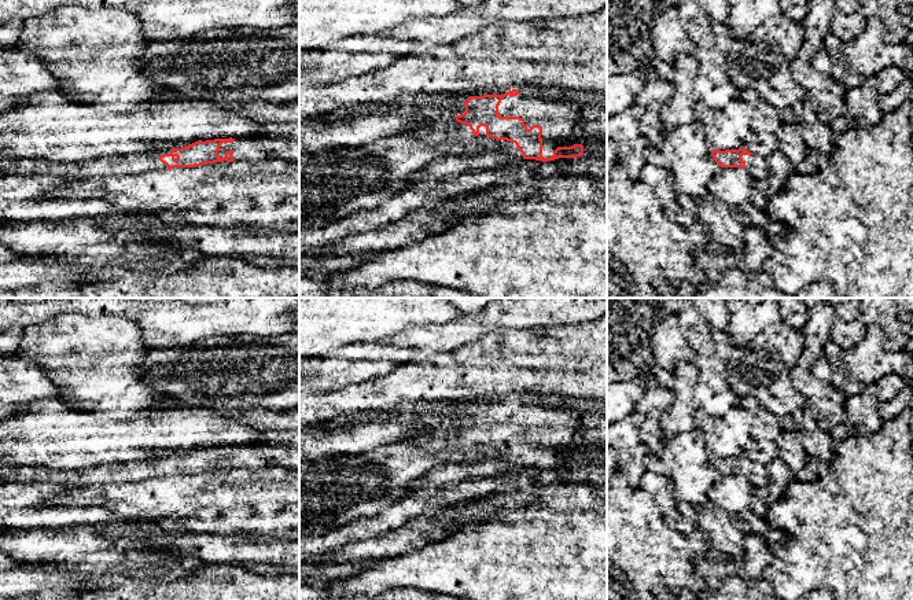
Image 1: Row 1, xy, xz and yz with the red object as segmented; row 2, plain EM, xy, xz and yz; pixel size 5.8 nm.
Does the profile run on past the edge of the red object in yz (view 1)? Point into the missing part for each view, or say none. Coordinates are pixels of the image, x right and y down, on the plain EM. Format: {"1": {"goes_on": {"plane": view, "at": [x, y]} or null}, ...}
{"1": {"goes_on": {"plane": "yz", "at": [757, 474]}}}

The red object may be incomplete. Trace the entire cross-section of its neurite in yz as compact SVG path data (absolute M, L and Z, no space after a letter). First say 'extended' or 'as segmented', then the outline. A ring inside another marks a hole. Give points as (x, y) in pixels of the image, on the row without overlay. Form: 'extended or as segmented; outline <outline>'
extended; outline M744 454L725 459L713 457L711 464L721 475L746 475L755 489L763 489L770 482L767 467L754 463Z

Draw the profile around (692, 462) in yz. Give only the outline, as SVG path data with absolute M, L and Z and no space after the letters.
M700 430L689 432L664 432L662 446L649 449L664 461L666 476L670 479L678 501L707 504L707 490L722 475L711 464Z

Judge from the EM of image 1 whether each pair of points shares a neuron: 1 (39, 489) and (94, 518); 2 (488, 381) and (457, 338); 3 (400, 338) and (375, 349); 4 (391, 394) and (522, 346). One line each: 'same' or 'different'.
1: same
2: different
3: same
4: different

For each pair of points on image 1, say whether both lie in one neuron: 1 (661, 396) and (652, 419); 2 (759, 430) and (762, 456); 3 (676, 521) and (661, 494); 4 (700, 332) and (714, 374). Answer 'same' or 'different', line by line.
1: same
2: same
3: same
4: same

